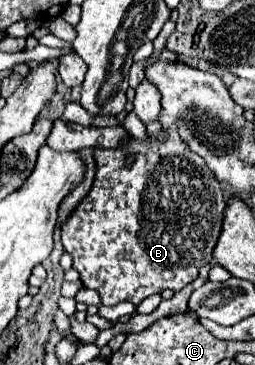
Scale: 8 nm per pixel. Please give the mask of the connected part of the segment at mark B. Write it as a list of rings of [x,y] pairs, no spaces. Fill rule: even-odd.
[[[173,129],[167,131],[165,143],[157,143],[155,137],[151,137],[151,143],[143,143],[139,139],[133,139],[133,143],[129,143],[129,147],[95,149],[95,161],[97,161],[97,177],[95,177],[91,193],[81,201],[81,205],[73,211],[73,215],[61,227],[63,247],[73,257],[73,269],[79,271],[83,285],[89,289],[95,289],[101,295],[103,305],[117,305],[119,301],[133,301],[135,305],[139,305],[145,297],[149,297],[153,293],[161,293],[165,289],[181,291],[187,283],[197,279],[199,269],[211,261],[211,253],[213,253],[213,247],[217,243],[217,237],[221,231],[221,221],[223,221],[223,211],[225,211],[223,187],[221,187],[221,183],[217,183],[217,177],[209,171],[209,167],[205,167],[205,161],[199,155],[195,155],[193,151],[189,151],[189,147],[185,147],[181,137]],[[125,155],[133,155],[135,163],[127,165]]]

